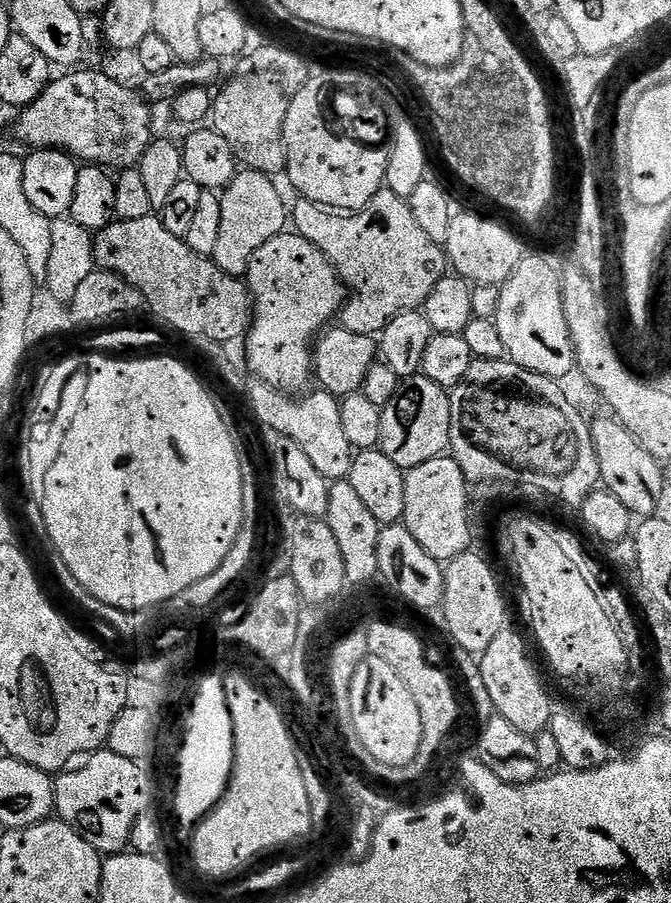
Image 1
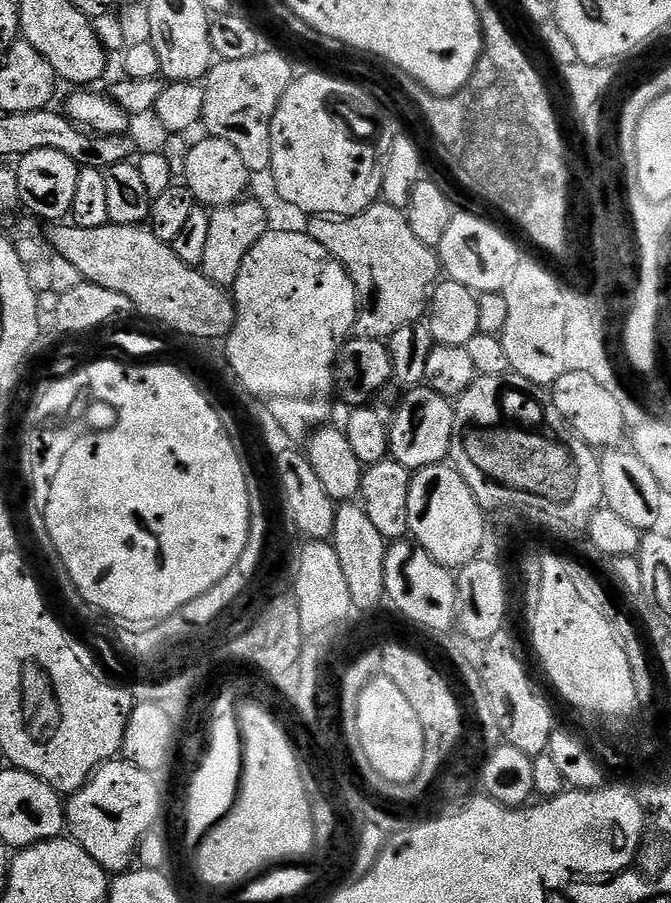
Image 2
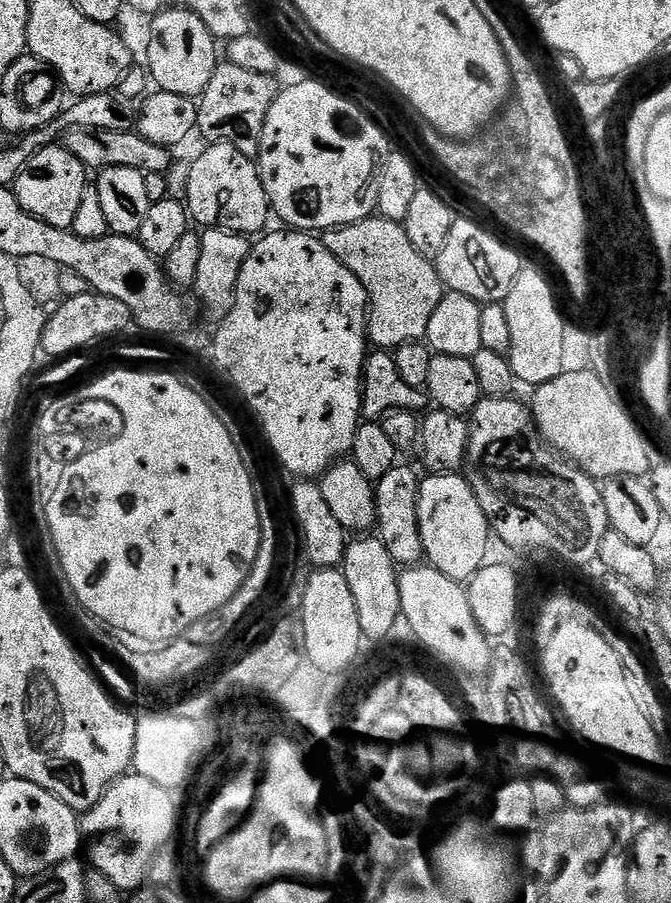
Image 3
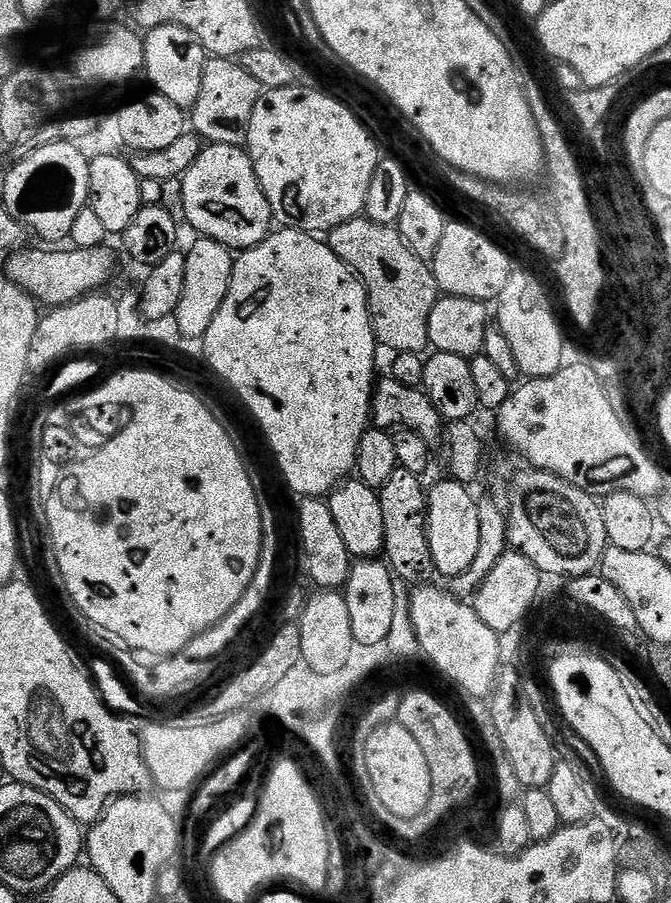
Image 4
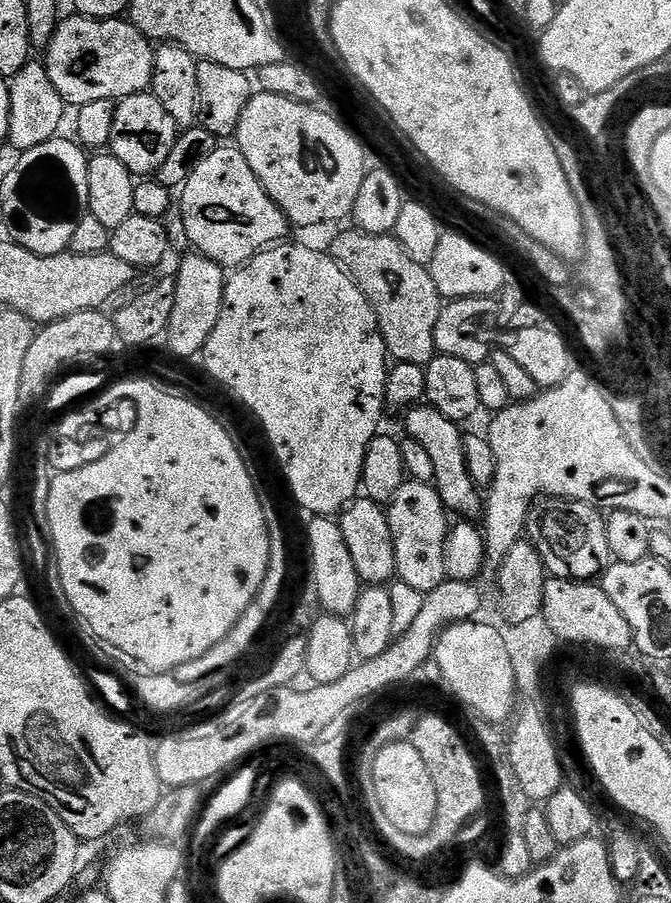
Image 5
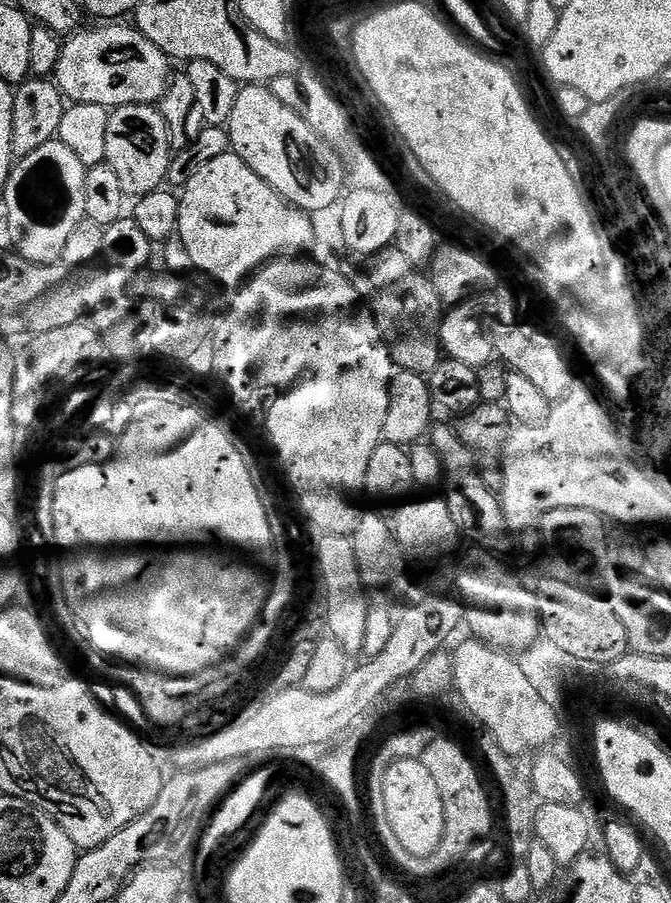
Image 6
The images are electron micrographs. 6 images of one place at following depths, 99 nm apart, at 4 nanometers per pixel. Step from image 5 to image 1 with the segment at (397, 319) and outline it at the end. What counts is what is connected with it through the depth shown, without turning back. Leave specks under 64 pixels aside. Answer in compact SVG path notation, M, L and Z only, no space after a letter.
M386 186L380 189L380 193L361 212L353 212L351 214L337 214L335 211L323 208L321 204L315 204L303 198L297 199L297 201L297 204L293 203L290 208L291 227L294 229L296 235L306 238L314 246L318 246L318 250L322 250L326 254L326 258L332 263L334 270L339 274L340 281L344 283L346 289L346 299L342 311L339 313L338 320L343 328L353 331L354 334L375 337L377 334L383 332L384 327L390 321L398 318L398 314L419 309L426 302L426 298L430 298L430 290L434 290L434 286L438 286L440 279L449 271L450 265L445 249L439 244L430 242L429 236L420 229L418 221L414 219L414 214L410 210L407 199L394 194Z

